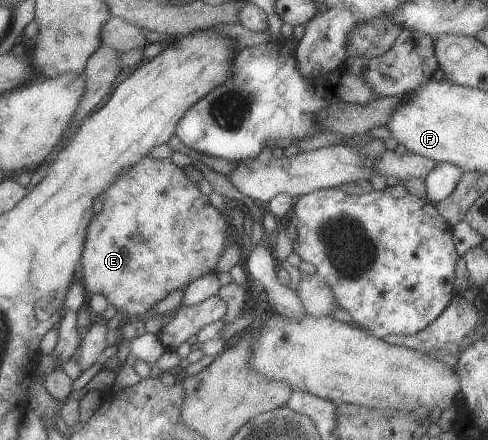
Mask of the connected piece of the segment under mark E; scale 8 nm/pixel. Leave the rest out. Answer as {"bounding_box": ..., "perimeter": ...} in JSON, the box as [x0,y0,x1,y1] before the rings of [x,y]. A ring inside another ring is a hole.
{"bounding_box":[82,157,228,319],"perimeter":[[[149,157],[139,159],[137,164],[134,164],[130,171],[122,172],[105,192],[102,192],[101,197],[102,208],[98,213],[94,213],[93,220],[90,220],[89,227],[86,228],[86,247],[85,252],[82,252],[82,282],[86,286],[88,296],[96,294],[102,295],[106,301],[120,314],[123,314],[125,319],[136,319],[146,315],[146,312],[159,301],[163,300],[170,292],[175,290],[185,290],[187,286],[204,274],[214,273],[214,266],[218,262],[218,258],[222,256],[222,252],[226,250],[226,234],[228,234],[228,224],[224,220],[224,216],[218,212],[218,209],[211,206],[207,196],[198,190],[195,182],[186,178],[186,174],[182,169],[177,168],[172,164],[170,159],[159,159]]]}

